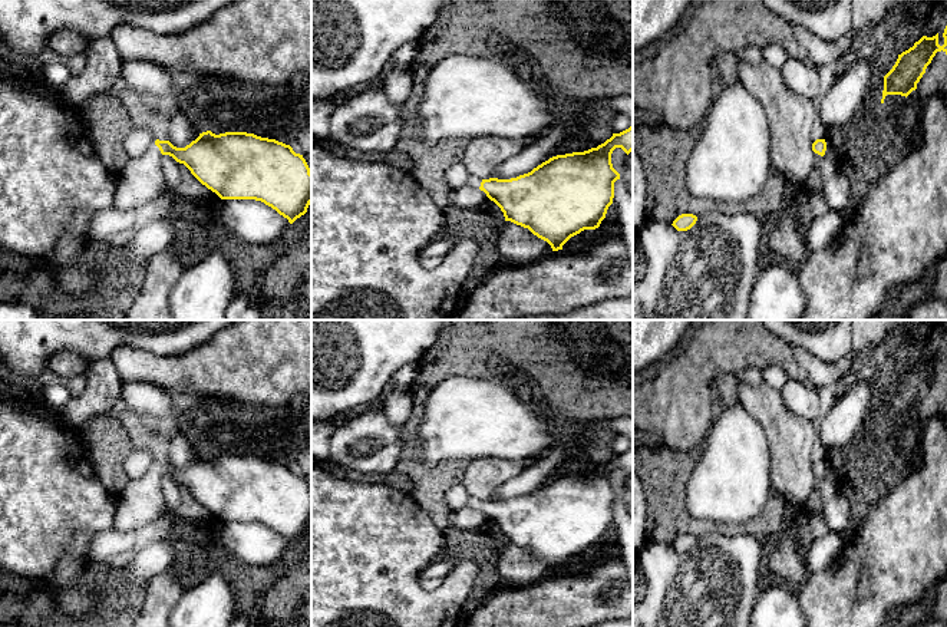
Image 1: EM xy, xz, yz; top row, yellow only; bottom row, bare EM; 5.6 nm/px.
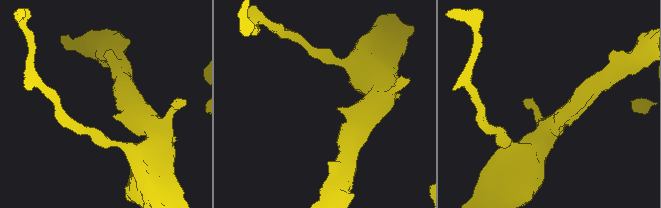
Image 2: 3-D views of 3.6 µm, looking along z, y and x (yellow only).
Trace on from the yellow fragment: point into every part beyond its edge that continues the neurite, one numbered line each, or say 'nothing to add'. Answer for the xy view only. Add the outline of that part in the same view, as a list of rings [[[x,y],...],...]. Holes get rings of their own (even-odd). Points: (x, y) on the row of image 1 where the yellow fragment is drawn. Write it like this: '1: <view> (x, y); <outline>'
1: xy (141, 181); [[[154,143],[141,158],[128,161],[118,179],[113,208],[138,208],[166,191],[161,158],[162,154]]]

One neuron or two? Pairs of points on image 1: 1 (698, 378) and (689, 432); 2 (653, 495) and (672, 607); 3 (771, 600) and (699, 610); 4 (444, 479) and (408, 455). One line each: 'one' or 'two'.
1: one
2: two
3: two
4: one

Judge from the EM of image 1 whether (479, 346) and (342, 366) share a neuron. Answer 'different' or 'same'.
different

